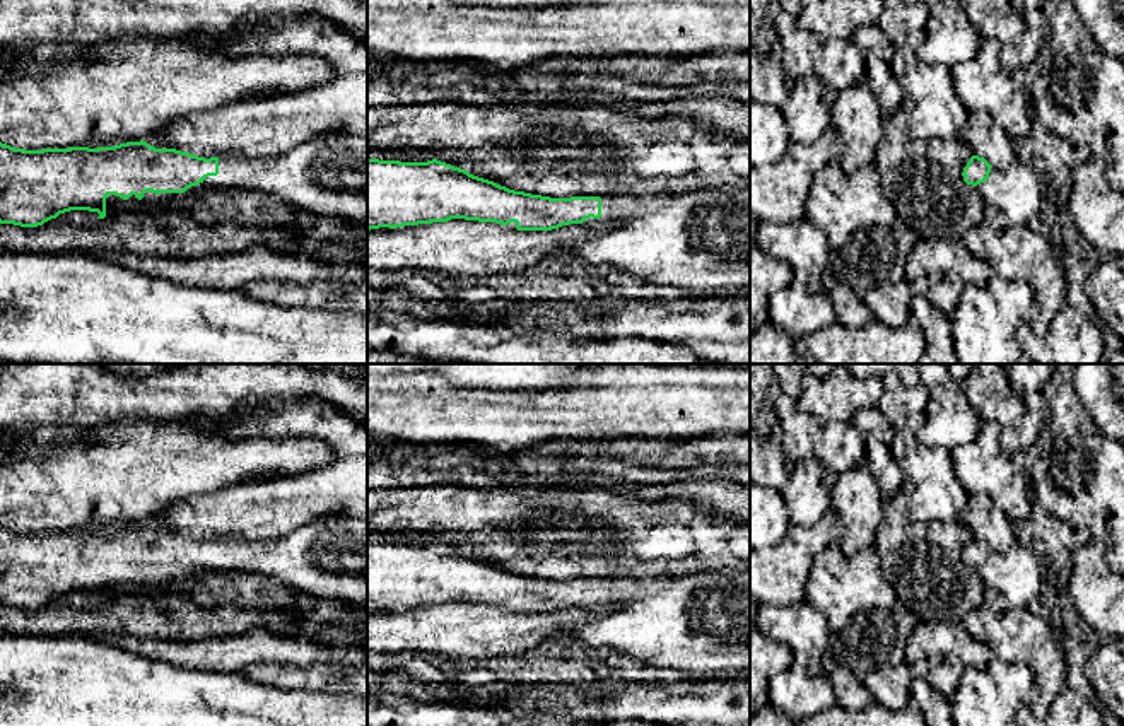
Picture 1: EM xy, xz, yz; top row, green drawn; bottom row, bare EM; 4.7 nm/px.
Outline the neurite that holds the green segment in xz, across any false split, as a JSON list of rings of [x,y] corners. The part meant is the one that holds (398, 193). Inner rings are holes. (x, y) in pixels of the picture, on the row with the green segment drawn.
[[[367,159],[367,231],[451,219],[495,222],[518,231],[552,231],[569,224],[622,219],[620,225],[562,246],[552,256],[569,256],[589,266],[612,265],[644,282],[687,287],[702,297],[750,294],[750,188],[717,186],[647,196],[550,198],[509,190],[437,159],[427,162]]]

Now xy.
[[[328,133],[294,147],[277,157],[243,161],[232,157],[198,157],[176,149],[155,149],[147,142],[126,142],[114,147],[68,147],[26,150],[0,142],[0,224],[38,227],[70,210],[97,212],[97,219],[111,215],[118,205],[123,212],[138,212],[140,205],[161,207],[186,195],[207,191],[249,190],[285,202],[306,220],[331,217],[352,229],[367,229],[367,135]]]

